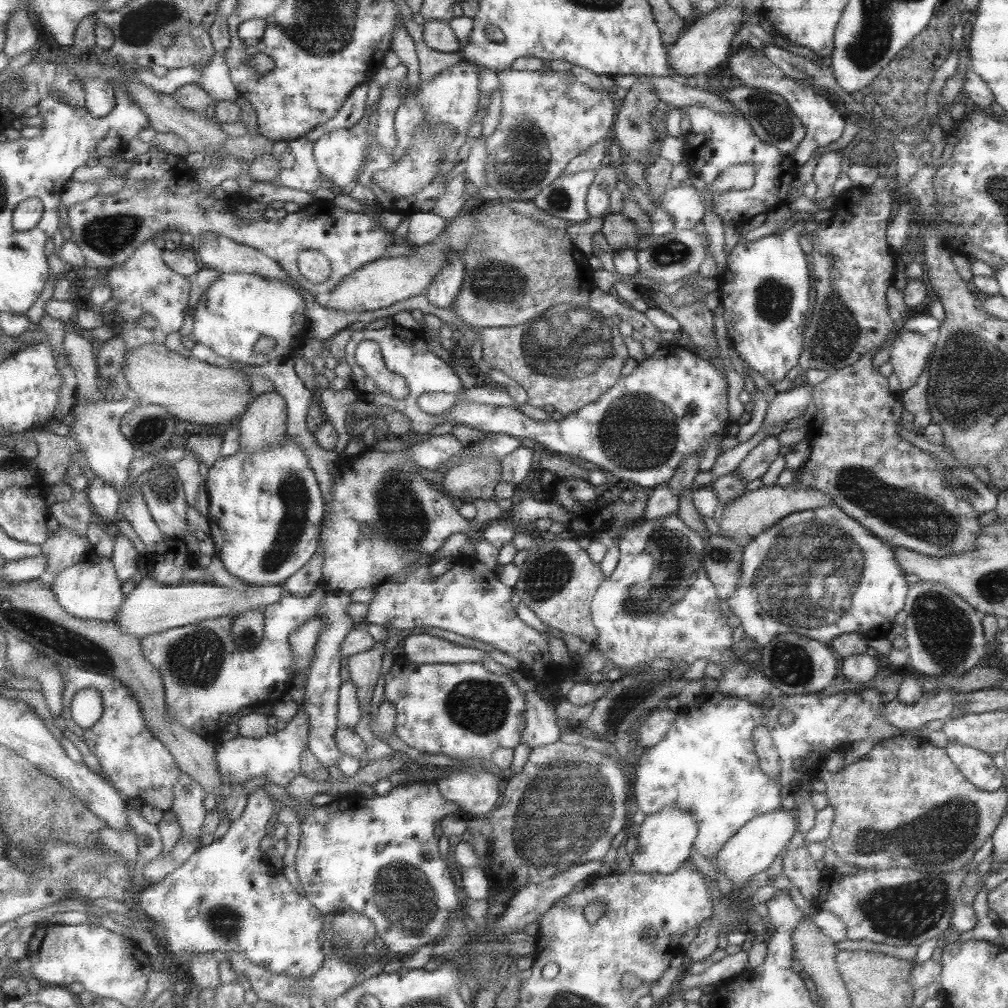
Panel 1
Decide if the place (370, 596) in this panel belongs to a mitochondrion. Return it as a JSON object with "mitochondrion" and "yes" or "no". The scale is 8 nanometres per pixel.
{"mitochondrion":"no"}

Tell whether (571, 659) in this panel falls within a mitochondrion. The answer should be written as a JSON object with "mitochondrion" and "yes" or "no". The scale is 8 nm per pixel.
{"mitochondrion":"no"}

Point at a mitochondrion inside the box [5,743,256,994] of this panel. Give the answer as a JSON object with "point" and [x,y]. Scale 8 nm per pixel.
{"point":[226,922]}

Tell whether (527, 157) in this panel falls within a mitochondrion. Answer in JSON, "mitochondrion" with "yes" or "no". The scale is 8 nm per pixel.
{"mitochondrion":"yes"}

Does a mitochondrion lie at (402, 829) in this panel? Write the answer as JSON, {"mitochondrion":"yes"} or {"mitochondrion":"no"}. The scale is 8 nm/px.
{"mitochondrion":"no"}

